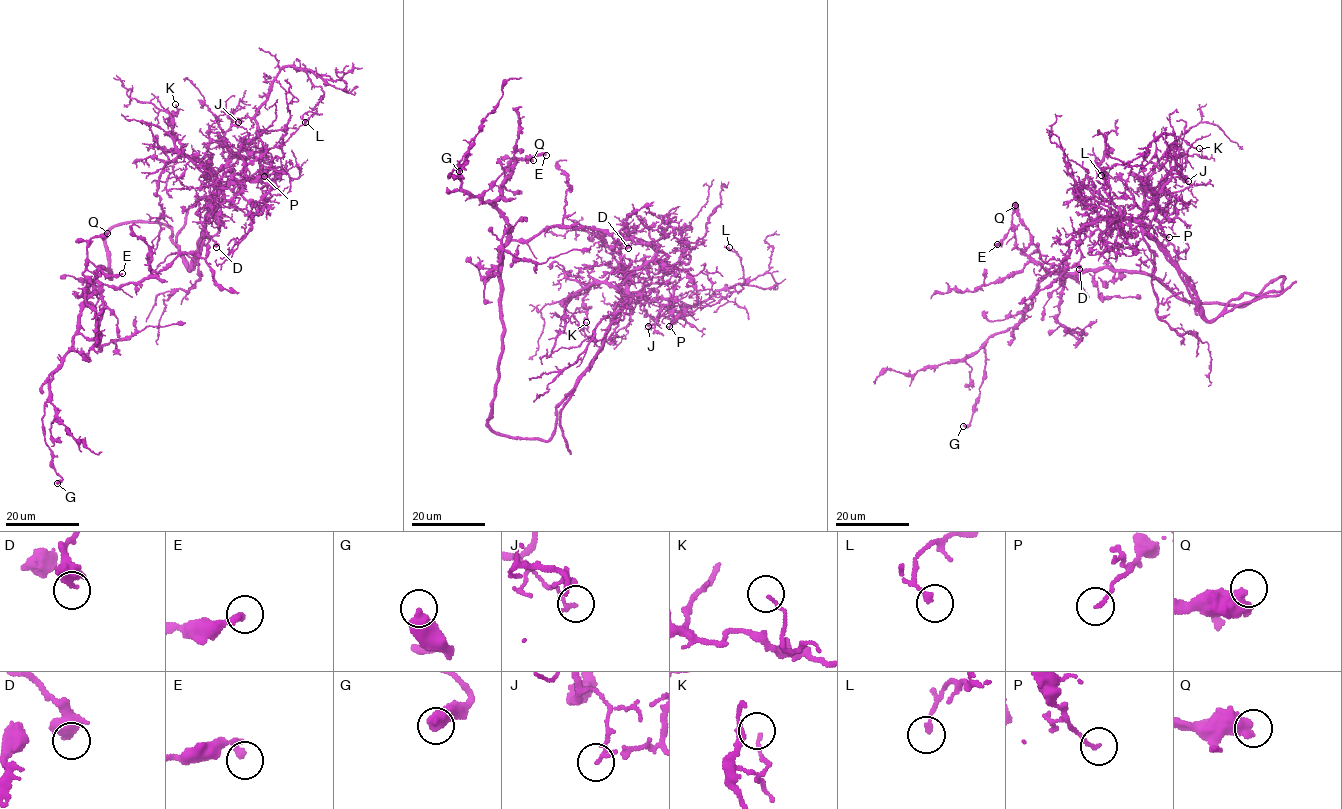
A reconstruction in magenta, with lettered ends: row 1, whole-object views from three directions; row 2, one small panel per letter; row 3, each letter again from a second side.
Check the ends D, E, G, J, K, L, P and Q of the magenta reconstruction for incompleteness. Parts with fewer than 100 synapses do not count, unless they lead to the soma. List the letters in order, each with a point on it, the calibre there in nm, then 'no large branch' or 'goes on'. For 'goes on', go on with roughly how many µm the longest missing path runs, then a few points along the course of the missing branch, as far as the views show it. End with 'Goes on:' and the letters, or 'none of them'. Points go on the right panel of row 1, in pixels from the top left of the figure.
D: (1079, 269) | 440 nm | no large branch
E: (997, 244) | 280 nm | no large branch
G: (963, 426) | 500 nm | no large branch
J: (1188, 181) | 150 nm | no large branch
K: (1199, 148) | 130 nm | no large branch
L: (1101, 175) | 140 nm | no large branch
P: (1169, 237) | 130 nm | no large branch
Q: (1015, 205) | 550 nm | no large branch
Goes on: none of them

